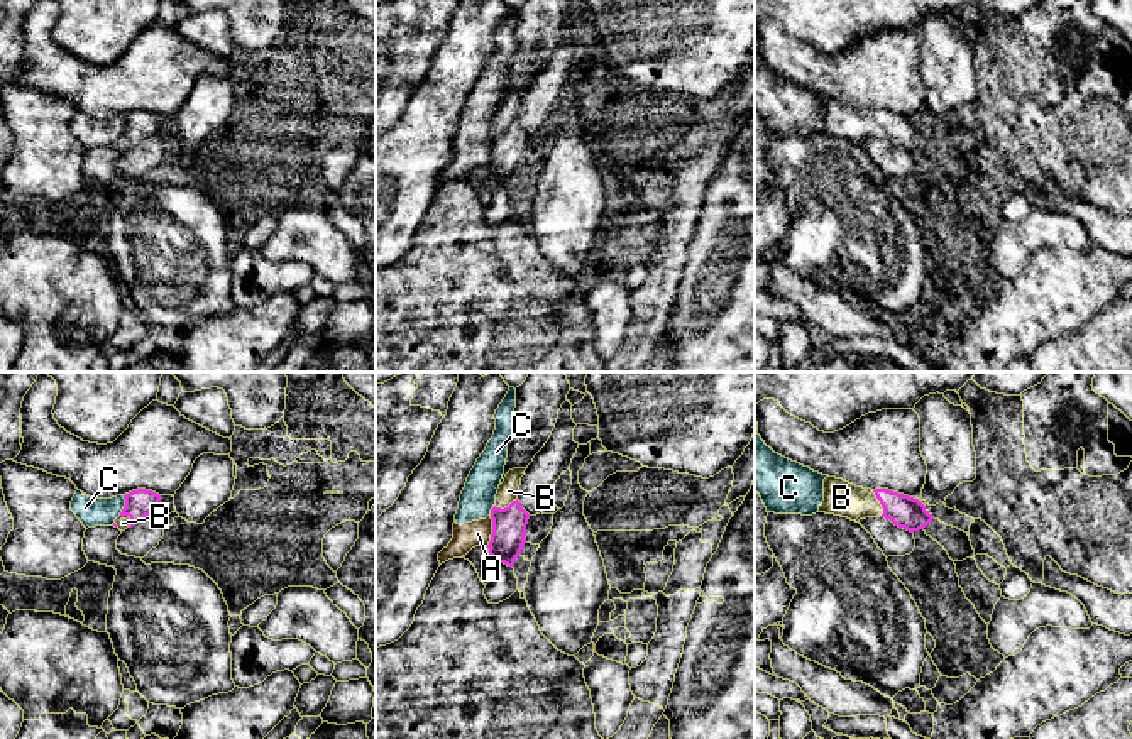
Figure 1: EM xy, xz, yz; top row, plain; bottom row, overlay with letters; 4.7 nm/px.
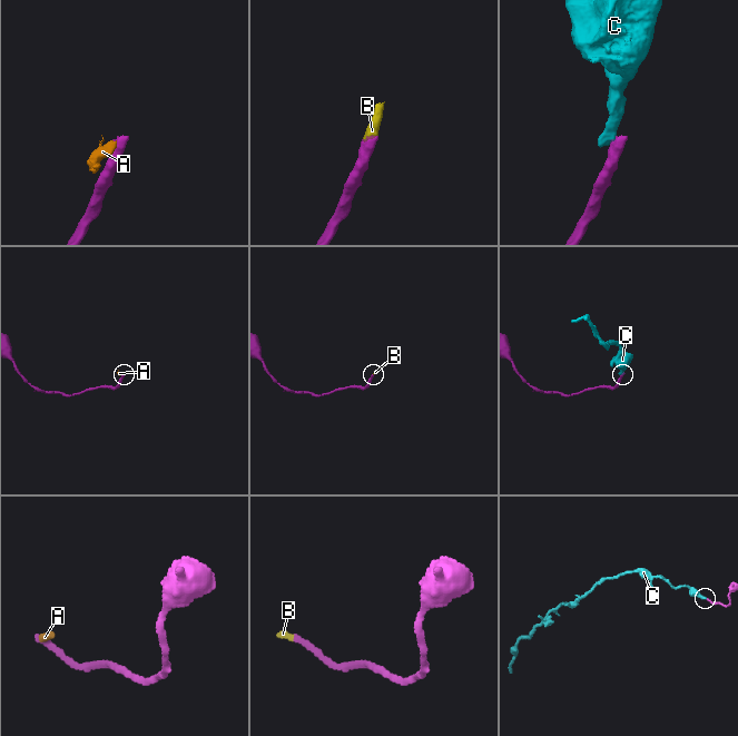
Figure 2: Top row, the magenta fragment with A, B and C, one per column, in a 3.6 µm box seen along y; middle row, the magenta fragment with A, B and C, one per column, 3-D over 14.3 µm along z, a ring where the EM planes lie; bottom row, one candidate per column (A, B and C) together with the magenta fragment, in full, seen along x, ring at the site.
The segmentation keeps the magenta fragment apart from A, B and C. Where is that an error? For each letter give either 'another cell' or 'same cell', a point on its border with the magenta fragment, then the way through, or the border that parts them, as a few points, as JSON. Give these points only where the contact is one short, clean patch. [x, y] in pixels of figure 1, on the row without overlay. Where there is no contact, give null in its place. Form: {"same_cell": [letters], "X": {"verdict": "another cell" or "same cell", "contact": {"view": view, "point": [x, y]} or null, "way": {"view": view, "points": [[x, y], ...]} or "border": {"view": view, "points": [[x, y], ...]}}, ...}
{"same_cell": ["B"], "A": {"verdict": "another cell", "contact": {"view": "xz", "point": [493, 153]}, "border": {"view": "xz", "points": [[491, 137], [491, 161], [486, 166]]}}, "B": {"verdict": "same cell", "contact": {"view": "yz", "point": [880, 124]}, "way": {"view": "yz", "points": [[904, 132], [880, 124], [851, 124], [841, 119]]}}, "C": {"verdict": "another cell", "contact": {"view": "xy", "point": [124, 129]}, "border": {"view": "xy", "points": [[124, 117], [124, 127], [115, 139]]}}}

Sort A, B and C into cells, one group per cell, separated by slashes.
A C / B

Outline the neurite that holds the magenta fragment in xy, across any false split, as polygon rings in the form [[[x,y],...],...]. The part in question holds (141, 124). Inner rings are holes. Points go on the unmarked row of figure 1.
[[[137,110],[125,115],[124,120],[125,127],[113,144],[120,152],[139,145],[144,139],[156,134],[159,130],[161,117],[152,112]]]

